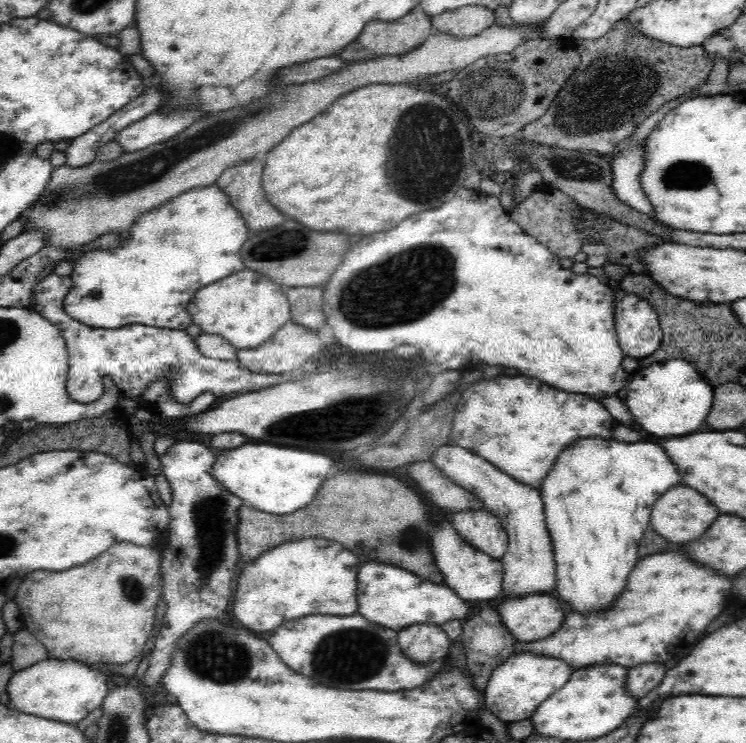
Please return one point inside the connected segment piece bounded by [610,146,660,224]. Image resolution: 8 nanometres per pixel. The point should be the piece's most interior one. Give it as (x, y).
(628, 168)

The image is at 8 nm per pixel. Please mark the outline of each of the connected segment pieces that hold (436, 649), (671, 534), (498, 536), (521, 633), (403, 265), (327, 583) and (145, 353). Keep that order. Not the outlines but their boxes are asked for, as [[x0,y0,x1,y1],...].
[[398,622,452,664],[650,484,720,546],[452,510,508,560],[494,594,564,642],[324,188,632,402],[234,540,356,632],[28,272,290,406]]

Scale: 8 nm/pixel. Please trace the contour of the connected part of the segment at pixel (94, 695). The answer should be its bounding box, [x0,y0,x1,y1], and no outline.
[8,658,108,724]

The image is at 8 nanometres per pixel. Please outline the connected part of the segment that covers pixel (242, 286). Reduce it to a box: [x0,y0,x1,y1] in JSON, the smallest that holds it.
[188,270,292,352]

